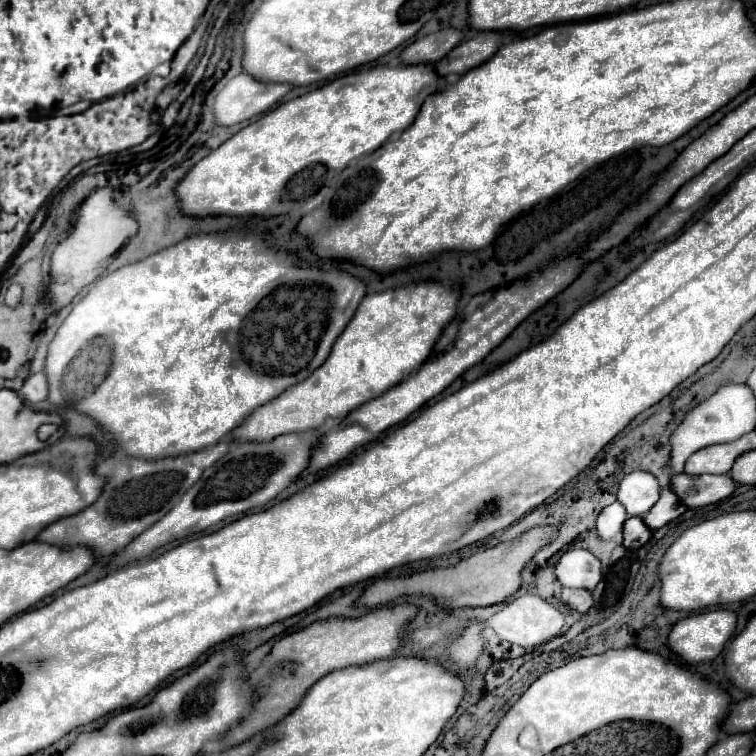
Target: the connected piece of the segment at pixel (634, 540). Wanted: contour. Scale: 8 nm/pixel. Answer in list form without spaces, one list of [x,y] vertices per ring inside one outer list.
[[[630,517],[624,523],[624,547],[626,549],[640,549],[642,545],[648,543],[652,537],[652,531],[644,525],[640,517]]]

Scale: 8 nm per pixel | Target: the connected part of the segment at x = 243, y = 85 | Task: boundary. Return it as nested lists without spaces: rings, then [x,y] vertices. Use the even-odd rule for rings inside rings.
[[[240,73],[226,83],[214,103],[218,125],[234,125],[262,115],[292,91],[288,83],[258,83],[252,75]]]

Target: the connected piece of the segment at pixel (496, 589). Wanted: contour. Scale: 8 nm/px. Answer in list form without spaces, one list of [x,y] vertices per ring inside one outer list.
[[[534,527],[526,531],[524,535],[516,537],[514,541],[500,543],[492,549],[486,549],[482,553],[476,553],[458,565],[452,565],[448,569],[432,569],[424,573],[416,573],[406,579],[378,579],[372,583],[362,597],[358,599],[358,607],[378,607],[390,601],[396,601],[404,595],[424,595],[436,601],[446,611],[462,609],[462,607],[488,607],[494,603],[504,601],[508,595],[516,593],[520,587],[520,571],[530,561],[530,557],[546,545],[554,535],[552,527]]]

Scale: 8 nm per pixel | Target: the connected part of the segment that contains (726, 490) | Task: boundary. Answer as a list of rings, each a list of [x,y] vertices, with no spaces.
[[[674,475],[670,479],[672,489],[678,493],[684,505],[690,509],[704,507],[726,499],[736,489],[736,481],[730,475]]]

